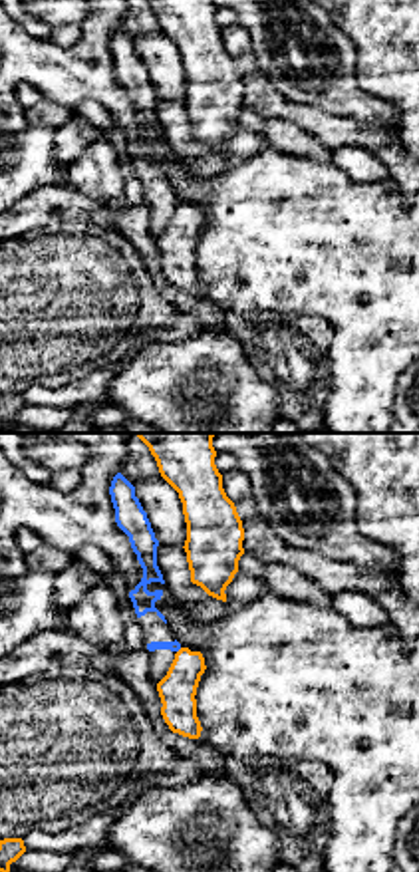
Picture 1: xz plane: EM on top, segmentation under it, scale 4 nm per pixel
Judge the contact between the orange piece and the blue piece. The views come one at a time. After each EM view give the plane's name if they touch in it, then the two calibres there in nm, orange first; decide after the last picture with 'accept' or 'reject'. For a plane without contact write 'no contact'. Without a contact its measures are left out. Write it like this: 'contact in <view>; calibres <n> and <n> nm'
contact in xz; calibres 150 and 50 nm

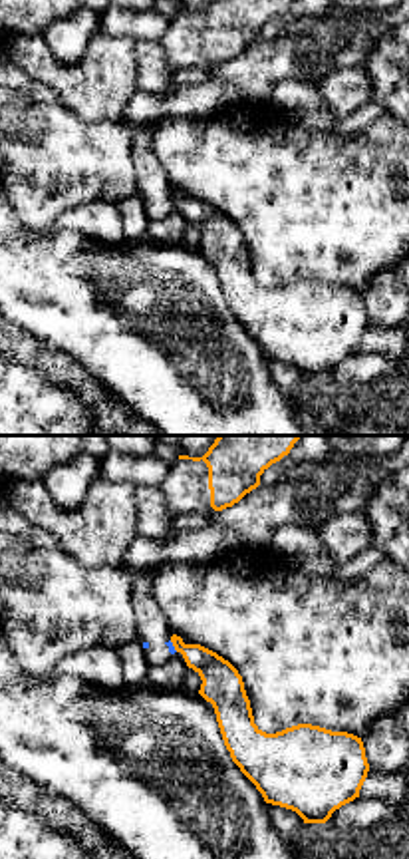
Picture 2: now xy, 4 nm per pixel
contact in xy; calibres 160 and 30 nm

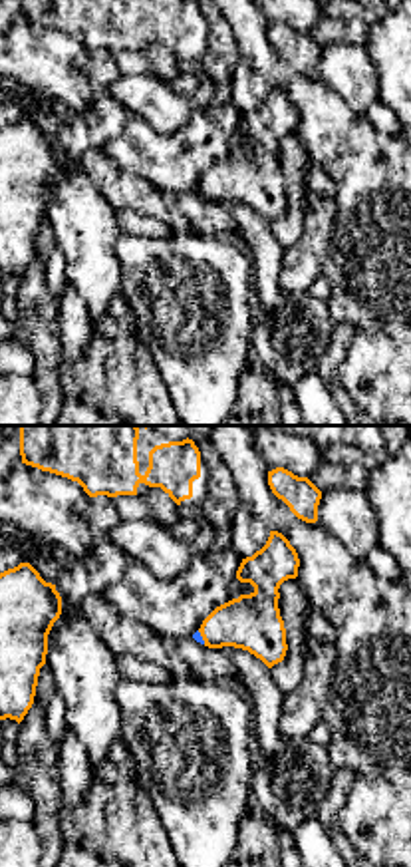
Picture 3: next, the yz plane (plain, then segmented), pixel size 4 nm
contact in yz; calibres 220 and 40 nm

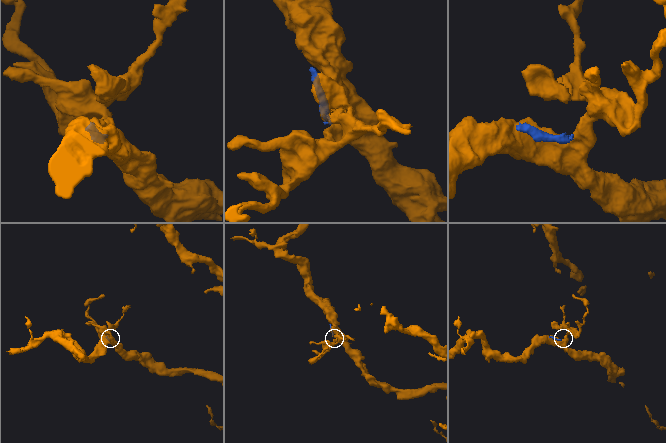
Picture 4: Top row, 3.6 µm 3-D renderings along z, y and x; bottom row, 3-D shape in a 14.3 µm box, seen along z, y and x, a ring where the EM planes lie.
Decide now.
reject

